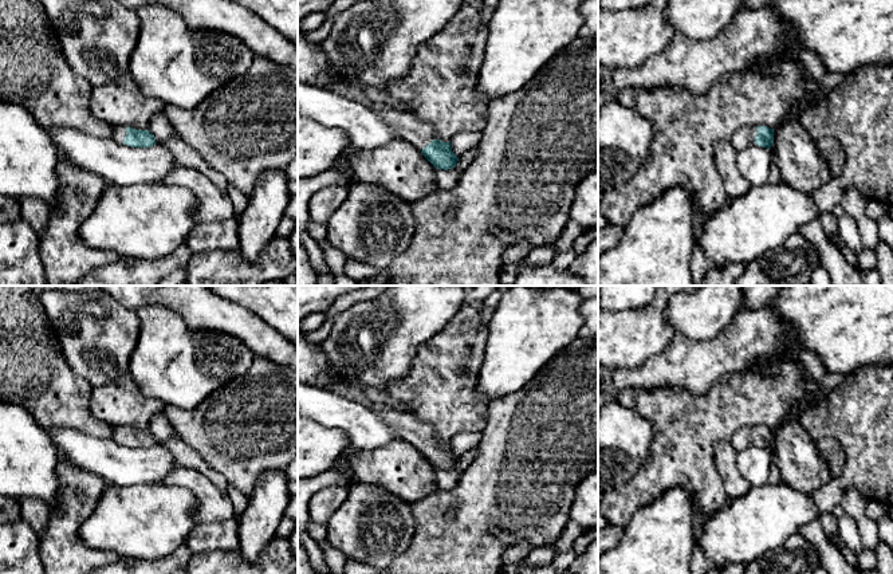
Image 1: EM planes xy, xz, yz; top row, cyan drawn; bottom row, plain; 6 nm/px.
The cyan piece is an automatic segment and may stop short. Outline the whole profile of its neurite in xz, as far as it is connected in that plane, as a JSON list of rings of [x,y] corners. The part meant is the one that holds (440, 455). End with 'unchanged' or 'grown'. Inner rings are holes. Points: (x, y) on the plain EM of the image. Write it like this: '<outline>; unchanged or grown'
[[[389,408],[373,409],[382,421],[392,426],[400,437],[418,449],[436,469],[452,469],[459,457],[452,452],[451,443],[434,439],[430,424],[418,421],[410,413],[396,412]]]; grown

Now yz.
[[[767,426],[741,428],[733,435],[731,443],[737,452],[752,444],[770,449],[774,444],[774,429]]]; grown

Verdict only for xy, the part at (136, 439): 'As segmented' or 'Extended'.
Extended

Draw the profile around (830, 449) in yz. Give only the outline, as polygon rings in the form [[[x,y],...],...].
[[[825,437],[818,441],[818,451],[826,460],[833,480],[841,479],[846,467],[846,452],[841,443],[833,437]]]

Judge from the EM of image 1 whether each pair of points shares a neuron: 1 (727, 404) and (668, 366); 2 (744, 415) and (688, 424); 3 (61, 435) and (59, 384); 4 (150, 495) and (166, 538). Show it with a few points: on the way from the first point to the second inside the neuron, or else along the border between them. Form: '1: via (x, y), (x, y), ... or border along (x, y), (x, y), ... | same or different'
1: border along (730, 372), (701, 393), (676, 389) | different
2: via (731, 415), (718, 415), (701, 420) | same
3: border along (50, 431), (55, 428), (81, 429), (91, 436) | different
4: via (150, 506), (150, 522), (156, 527) | same

